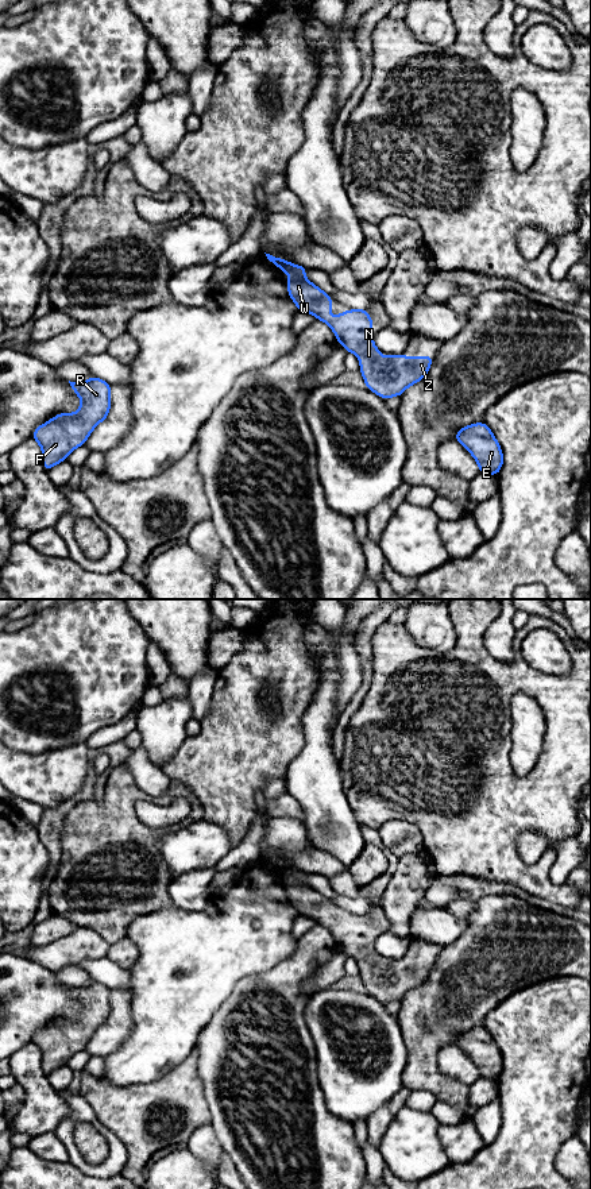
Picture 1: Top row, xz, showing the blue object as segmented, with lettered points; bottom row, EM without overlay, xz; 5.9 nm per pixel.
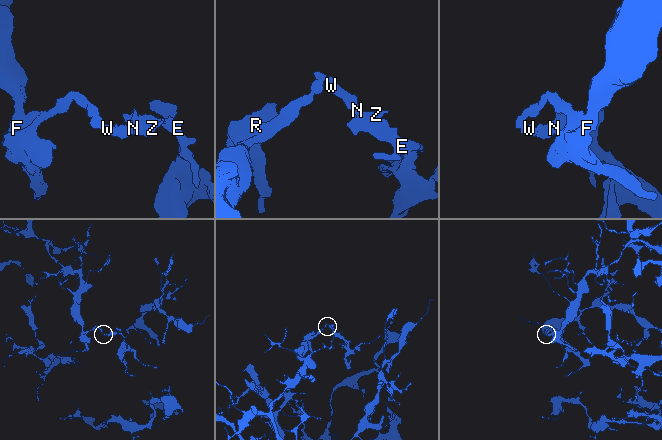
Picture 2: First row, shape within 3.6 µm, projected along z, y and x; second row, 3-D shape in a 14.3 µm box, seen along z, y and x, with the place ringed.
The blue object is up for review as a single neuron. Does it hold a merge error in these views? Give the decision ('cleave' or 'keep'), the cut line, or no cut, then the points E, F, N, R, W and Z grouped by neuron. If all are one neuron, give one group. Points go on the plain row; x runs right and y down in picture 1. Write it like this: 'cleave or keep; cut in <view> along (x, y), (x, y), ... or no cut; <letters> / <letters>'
cleave; cut in xz along (290, 868), (284, 875); E N W Z / F R

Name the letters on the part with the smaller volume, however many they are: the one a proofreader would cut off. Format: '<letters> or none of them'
E, N, W, Z

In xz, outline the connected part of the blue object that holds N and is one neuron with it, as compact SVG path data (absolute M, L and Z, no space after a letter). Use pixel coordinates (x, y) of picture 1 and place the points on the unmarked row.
M289 869L285 875L290 881L287 897L298 915L328 929L339 949L358 961L366 993L386 1005L401 1001L409 991L426 981L434 961L382 961L374 949L372 922L366 914L349 914L332 922L331 908L336 906L304 880L306 875L304 870Z

